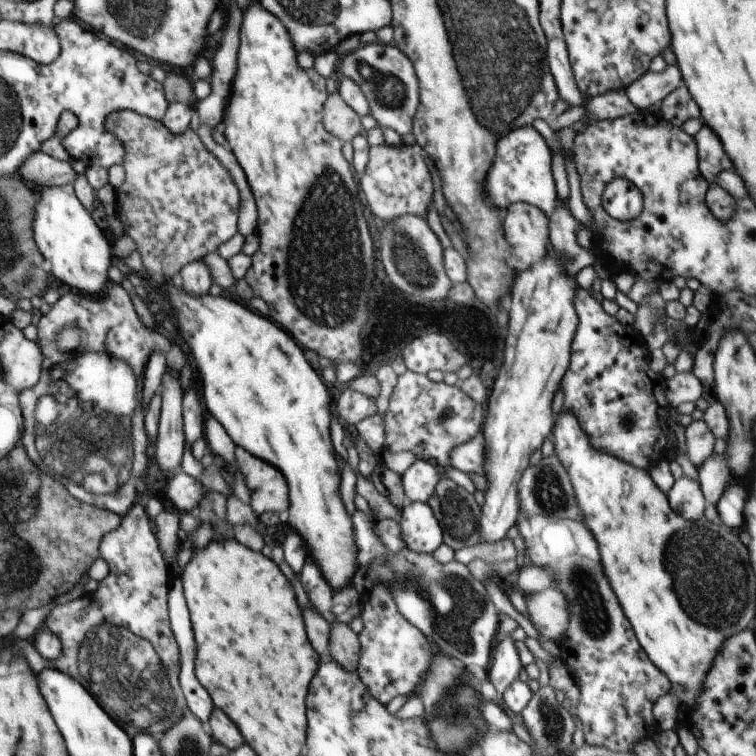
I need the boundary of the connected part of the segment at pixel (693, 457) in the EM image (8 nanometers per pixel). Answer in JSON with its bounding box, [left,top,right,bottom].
[685,420,715,468]

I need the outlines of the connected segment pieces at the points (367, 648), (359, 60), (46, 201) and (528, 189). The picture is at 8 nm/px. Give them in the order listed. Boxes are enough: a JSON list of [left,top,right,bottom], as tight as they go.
[[357,581,435,706],[338,41,420,137],[33,184,114,294],[484,125,558,217]]

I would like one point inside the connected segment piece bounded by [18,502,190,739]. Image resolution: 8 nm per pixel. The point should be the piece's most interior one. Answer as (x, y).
(129, 660)

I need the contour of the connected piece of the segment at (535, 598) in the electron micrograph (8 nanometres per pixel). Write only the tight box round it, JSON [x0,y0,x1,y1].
[524,587,570,642]

